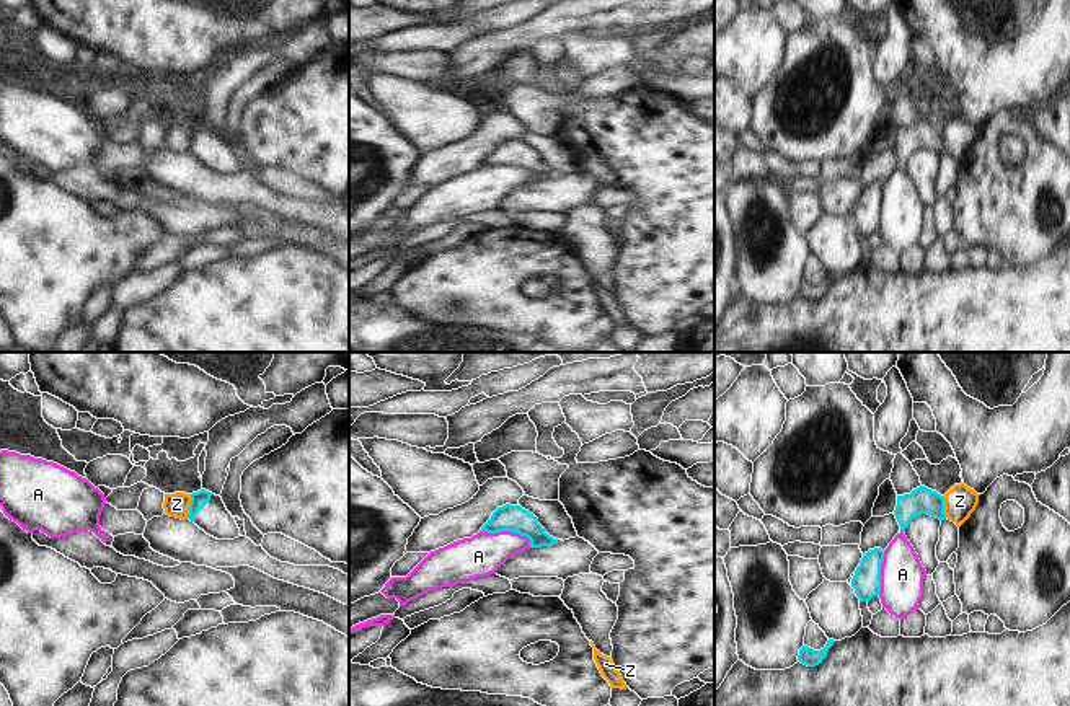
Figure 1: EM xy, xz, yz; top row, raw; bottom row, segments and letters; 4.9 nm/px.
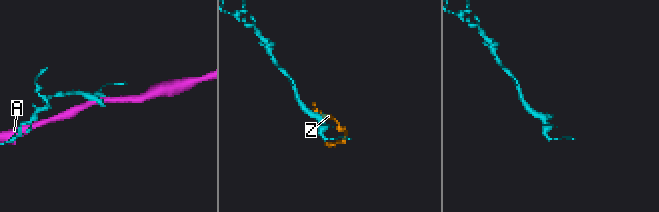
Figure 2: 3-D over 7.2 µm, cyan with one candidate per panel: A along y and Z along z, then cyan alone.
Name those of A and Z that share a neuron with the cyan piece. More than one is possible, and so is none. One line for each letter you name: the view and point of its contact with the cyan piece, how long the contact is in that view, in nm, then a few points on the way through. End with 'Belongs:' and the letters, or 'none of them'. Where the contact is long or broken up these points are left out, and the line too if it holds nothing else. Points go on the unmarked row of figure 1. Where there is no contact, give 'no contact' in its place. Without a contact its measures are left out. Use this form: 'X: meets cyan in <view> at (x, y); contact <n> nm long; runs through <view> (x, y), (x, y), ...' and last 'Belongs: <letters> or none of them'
Belongs: none of them

